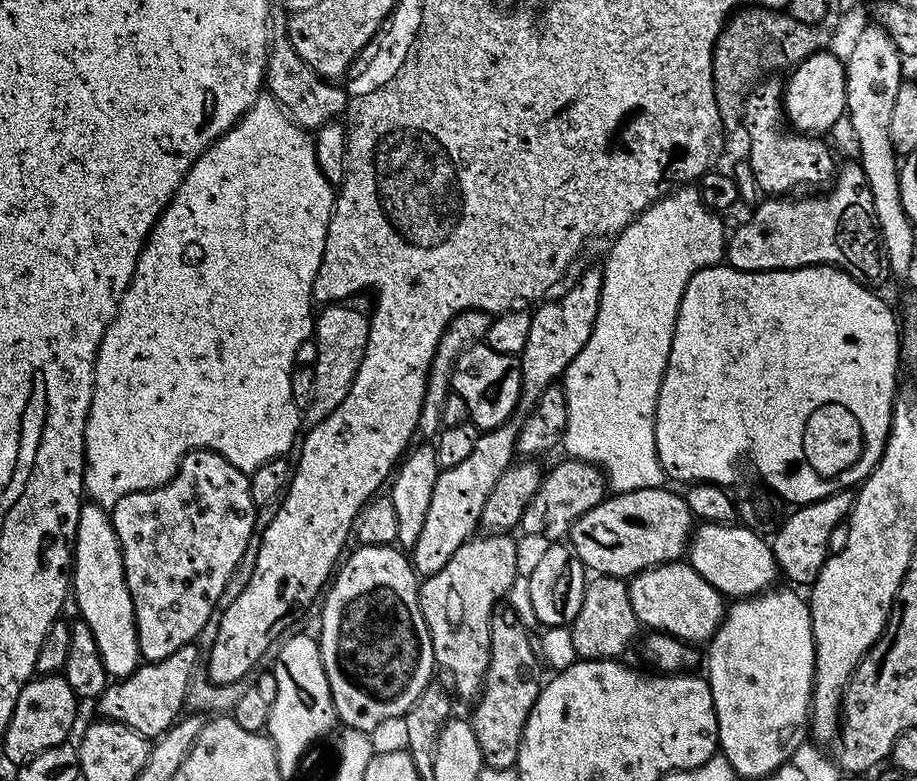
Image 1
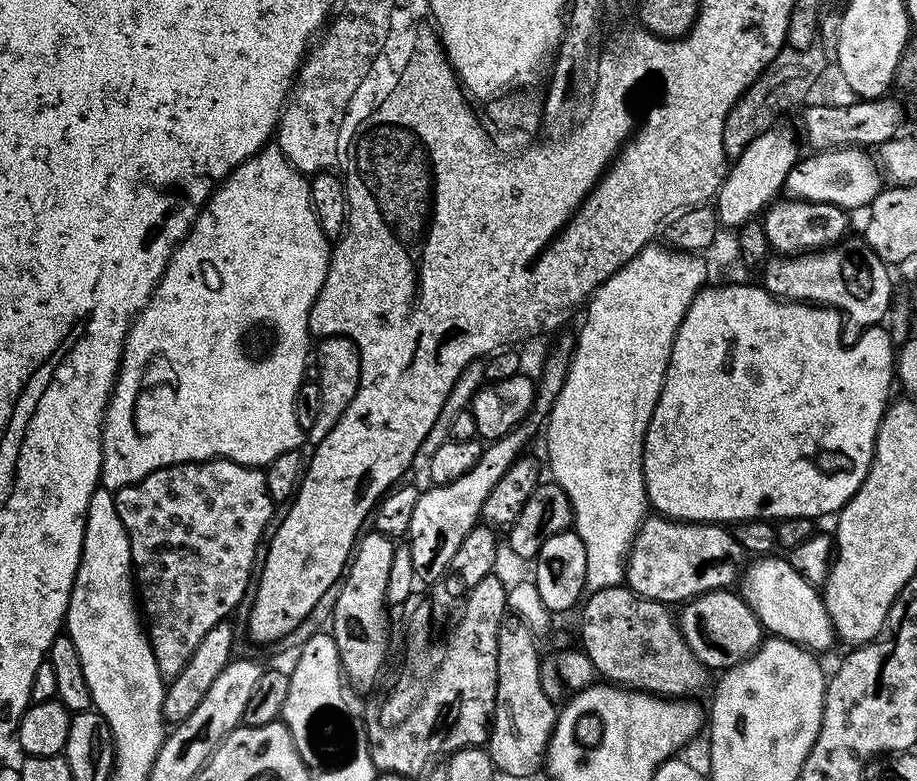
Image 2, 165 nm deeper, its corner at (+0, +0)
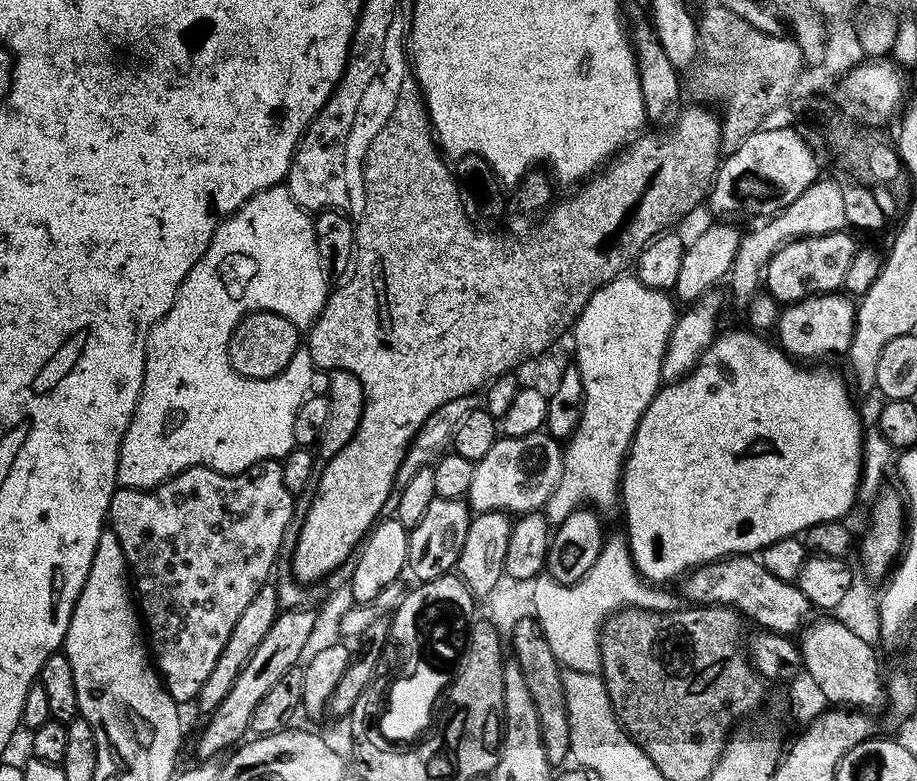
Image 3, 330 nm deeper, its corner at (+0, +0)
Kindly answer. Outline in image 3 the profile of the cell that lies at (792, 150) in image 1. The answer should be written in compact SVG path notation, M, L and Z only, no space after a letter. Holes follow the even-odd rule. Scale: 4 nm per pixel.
M843 230L821 236L803 236L800 240L784 244L772 255L764 270L763 287L781 306L805 300L807 296L843 289L846 270L850 270L858 250L858 243L849 232Z

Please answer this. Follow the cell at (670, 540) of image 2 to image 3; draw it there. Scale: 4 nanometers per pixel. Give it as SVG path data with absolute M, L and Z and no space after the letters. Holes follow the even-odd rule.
M755 555L730 556L694 568L683 577L683 595L700 606L726 604L735 608L749 621L753 620L757 629L777 632L783 636L795 637L809 623L808 615L814 612L812 604L802 594L795 582L774 578Z

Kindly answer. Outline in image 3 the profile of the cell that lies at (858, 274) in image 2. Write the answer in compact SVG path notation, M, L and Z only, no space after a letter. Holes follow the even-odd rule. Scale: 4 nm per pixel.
M837 290L822 292L818 296L807 296L805 300L783 305L774 336L779 347L793 360L820 362L823 361L820 360L823 356L832 356L835 352L847 353L855 329L856 304L853 297Z

